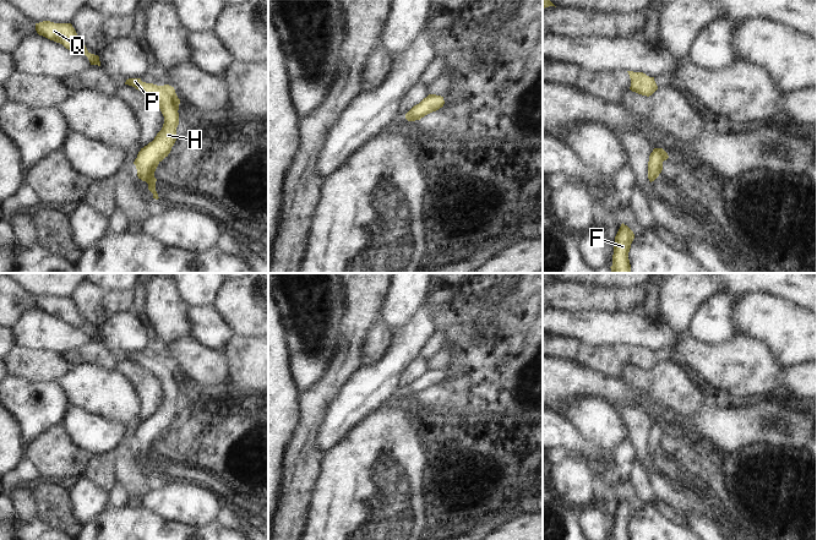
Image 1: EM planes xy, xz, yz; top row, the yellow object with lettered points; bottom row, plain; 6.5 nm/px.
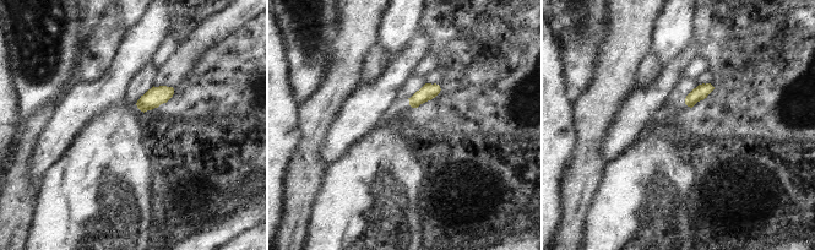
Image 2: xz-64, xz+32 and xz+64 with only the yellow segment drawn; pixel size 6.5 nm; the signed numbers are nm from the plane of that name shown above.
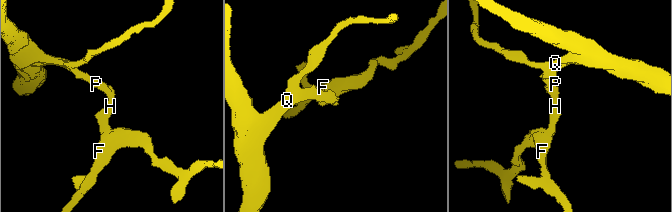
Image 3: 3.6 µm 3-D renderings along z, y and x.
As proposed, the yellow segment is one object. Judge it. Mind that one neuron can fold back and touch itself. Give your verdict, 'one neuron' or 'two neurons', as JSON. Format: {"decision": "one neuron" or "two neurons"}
{"decision": "one neuron"}

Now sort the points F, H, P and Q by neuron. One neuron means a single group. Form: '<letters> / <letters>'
F H P Q

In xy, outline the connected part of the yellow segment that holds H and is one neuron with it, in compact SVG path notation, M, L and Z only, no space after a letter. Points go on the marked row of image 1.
M129 78L125 84L135 87L151 98L158 105L164 116L162 130L152 142L141 148L134 162L138 179L148 184L148 190L153 193L153 198L158 200L154 171L158 164L168 157L176 141L180 99L178 98L174 87L169 84L157 86L142 82L141 78Z

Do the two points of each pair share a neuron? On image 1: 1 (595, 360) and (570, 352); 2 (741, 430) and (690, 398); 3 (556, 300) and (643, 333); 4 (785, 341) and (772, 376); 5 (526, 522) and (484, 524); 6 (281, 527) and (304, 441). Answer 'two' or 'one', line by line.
1: one
2: two
3: two
4: two
5: two
6: one

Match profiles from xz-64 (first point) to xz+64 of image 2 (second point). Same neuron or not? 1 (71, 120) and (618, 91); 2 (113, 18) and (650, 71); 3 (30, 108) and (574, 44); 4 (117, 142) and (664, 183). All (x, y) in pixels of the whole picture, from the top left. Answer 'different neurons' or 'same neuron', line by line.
1: different neurons
2: same neuron
3: same neuron
4: same neuron

